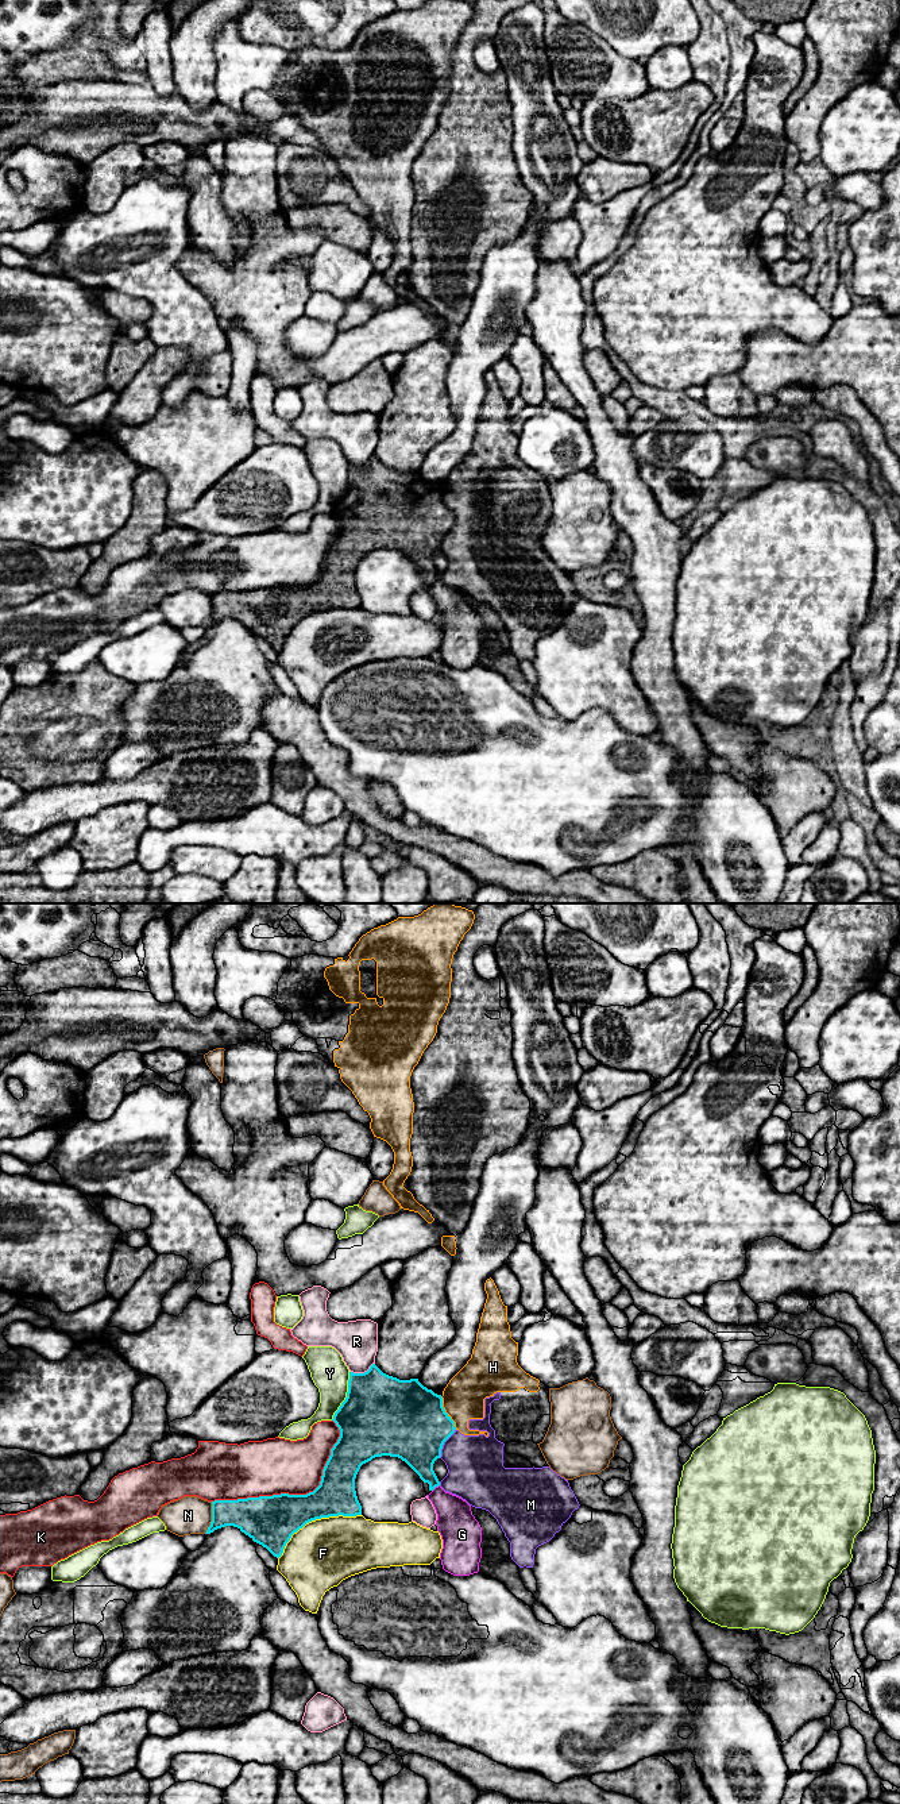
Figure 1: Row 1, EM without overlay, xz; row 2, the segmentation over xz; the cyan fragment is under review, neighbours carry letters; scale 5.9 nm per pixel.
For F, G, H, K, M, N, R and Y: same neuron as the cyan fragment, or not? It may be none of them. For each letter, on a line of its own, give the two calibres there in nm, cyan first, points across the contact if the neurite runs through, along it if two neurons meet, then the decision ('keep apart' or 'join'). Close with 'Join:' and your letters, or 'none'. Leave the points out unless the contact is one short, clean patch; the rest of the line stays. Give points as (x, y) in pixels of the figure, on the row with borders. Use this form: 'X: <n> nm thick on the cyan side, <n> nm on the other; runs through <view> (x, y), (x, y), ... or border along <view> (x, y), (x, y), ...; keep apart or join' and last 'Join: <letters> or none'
F: 280 nm thick on the cyan side, 400 nm on the other; keep apart
G: 240 nm thick on the cyan side, 220 nm on the other; border along xz (439, 1484), (432, 1491); keep apart
H: 460 nm thick on the cyan side, 260 nm on the other; keep apart
K: 300 nm thick on the cyan side, 340 nm on the other; keep apart
M: 460 nm thick on the cyan side, 340 nm on the other; border along xz (455, 1429), (444, 1442), (439, 1457); keep apart
N: 220 nm thick on the cyan side, 220 nm on the other; keep apart
R: 440 nm thick on the cyan side, 240 nm on the other; keep apart
Y: 480 nm thick on the cyan side, 220 nm on the other; keep apart
Join: none

